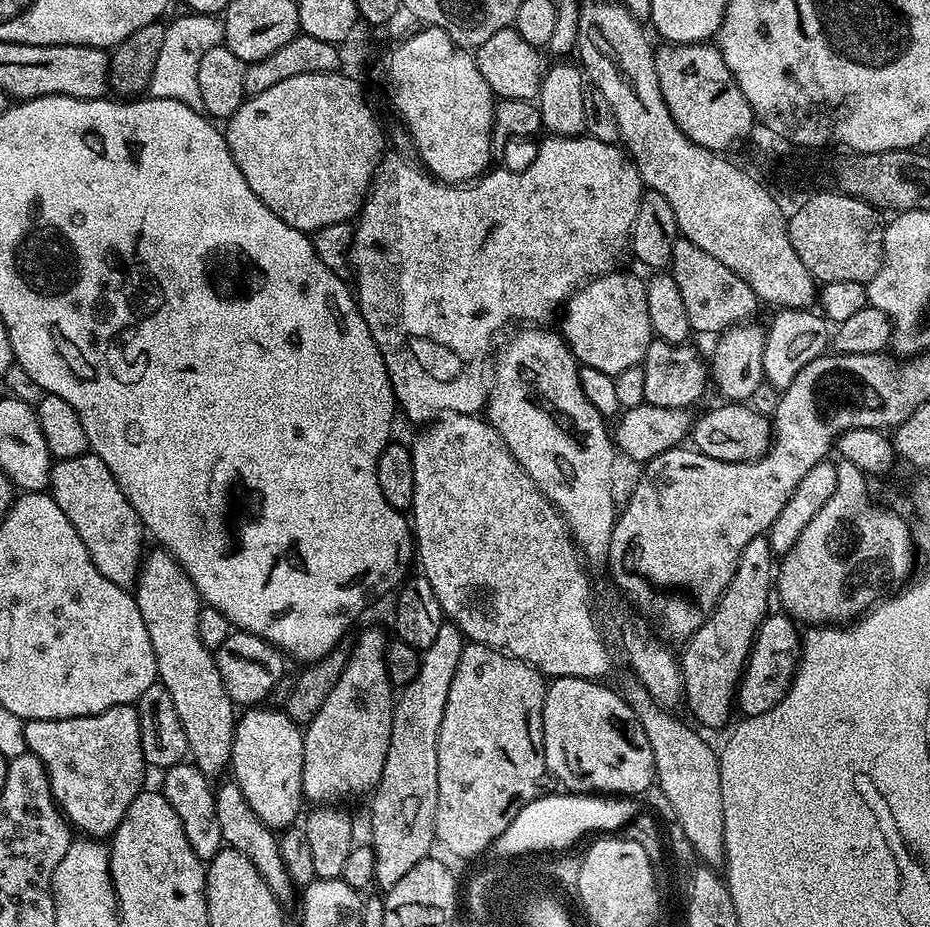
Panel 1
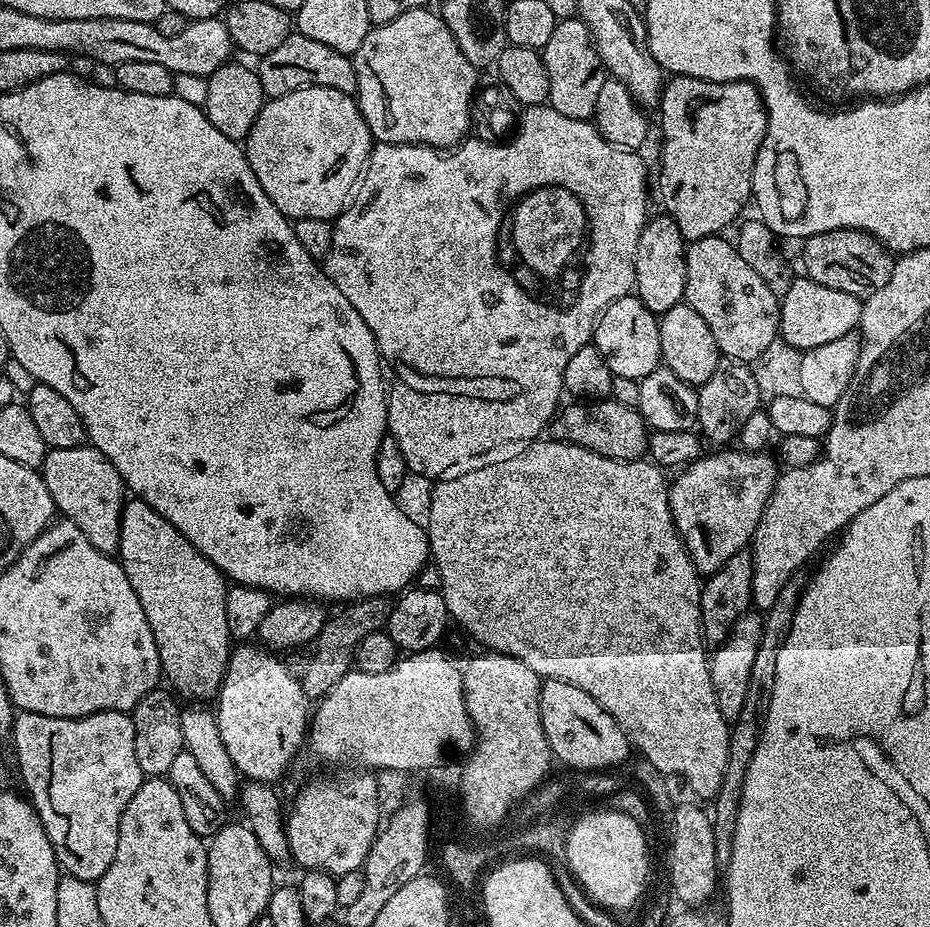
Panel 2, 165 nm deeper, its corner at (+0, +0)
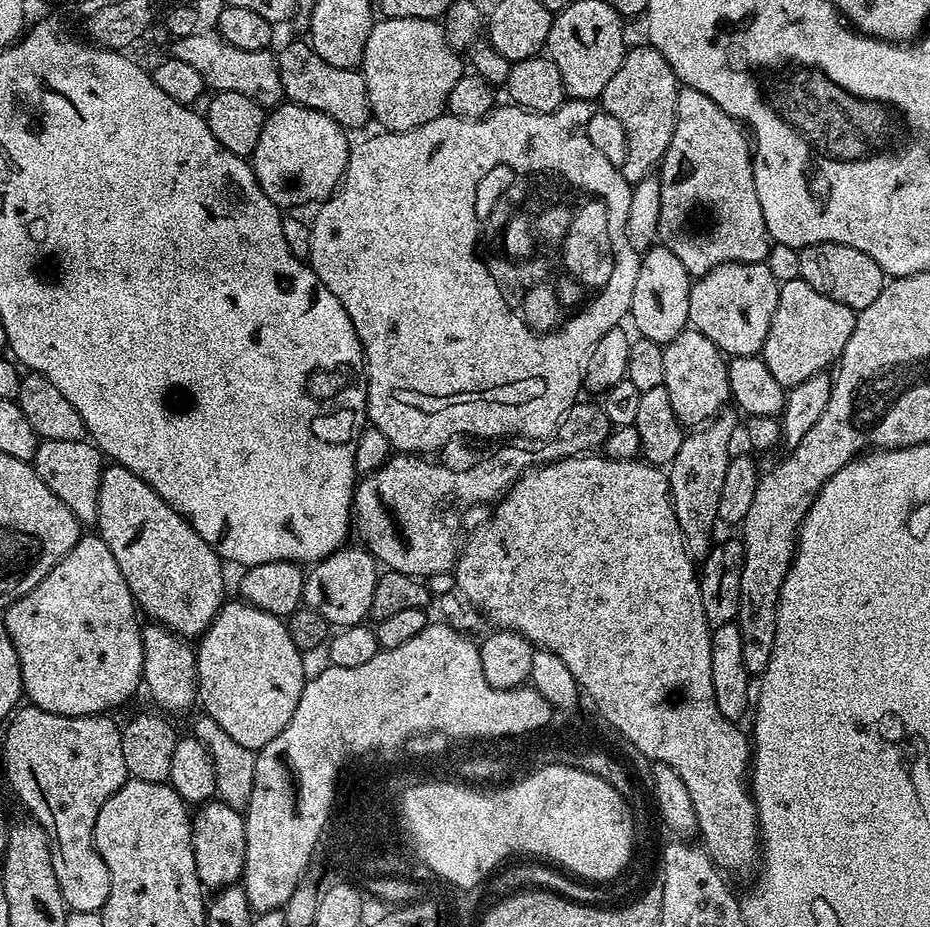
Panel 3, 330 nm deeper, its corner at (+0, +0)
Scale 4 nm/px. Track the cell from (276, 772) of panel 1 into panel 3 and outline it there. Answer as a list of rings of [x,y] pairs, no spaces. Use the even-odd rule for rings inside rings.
[[[239,598],[229,599],[198,640],[196,665],[199,703],[204,703],[203,711],[206,715],[214,718],[214,722],[218,722],[218,726],[222,726],[222,730],[226,730],[226,734],[230,734],[230,738],[235,738],[241,746],[253,750],[264,748],[266,742],[278,738],[278,734],[286,730],[286,722],[294,718],[298,698],[302,698],[306,683],[303,658],[305,657],[290,638],[290,630],[281,617]]]

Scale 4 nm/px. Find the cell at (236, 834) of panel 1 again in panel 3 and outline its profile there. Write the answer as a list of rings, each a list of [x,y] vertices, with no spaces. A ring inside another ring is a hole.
[[[148,622],[140,629],[142,658],[144,659],[143,687],[148,688],[152,700],[165,713],[184,712],[198,700],[198,666],[196,648],[185,637],[155,622]]]

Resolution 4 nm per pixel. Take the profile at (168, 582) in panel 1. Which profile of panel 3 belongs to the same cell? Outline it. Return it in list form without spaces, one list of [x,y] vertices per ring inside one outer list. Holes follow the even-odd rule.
[[[109,463],[100,479],[95,527],[110,546],[137,609],[180,636],[203,636],[226,603],[225,565],[191,524],[138,474],[130,474],[121,464]]]

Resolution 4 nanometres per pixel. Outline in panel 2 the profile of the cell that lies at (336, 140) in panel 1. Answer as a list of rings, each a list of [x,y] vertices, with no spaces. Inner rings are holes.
[[[310,86],[271,97],[258,114],[254,126],[250,126],[250,134],[242,147],[244,157],[250,162],[250,170],[254,170],[254,178],[258,178],[258,186],[266,190],[266,198],[278,206],[281,214],[291,221],[318,218],[332,222],[349,203],[368,163],[374,141],[359,104],[349,93],[330,90],[326,86]]]

